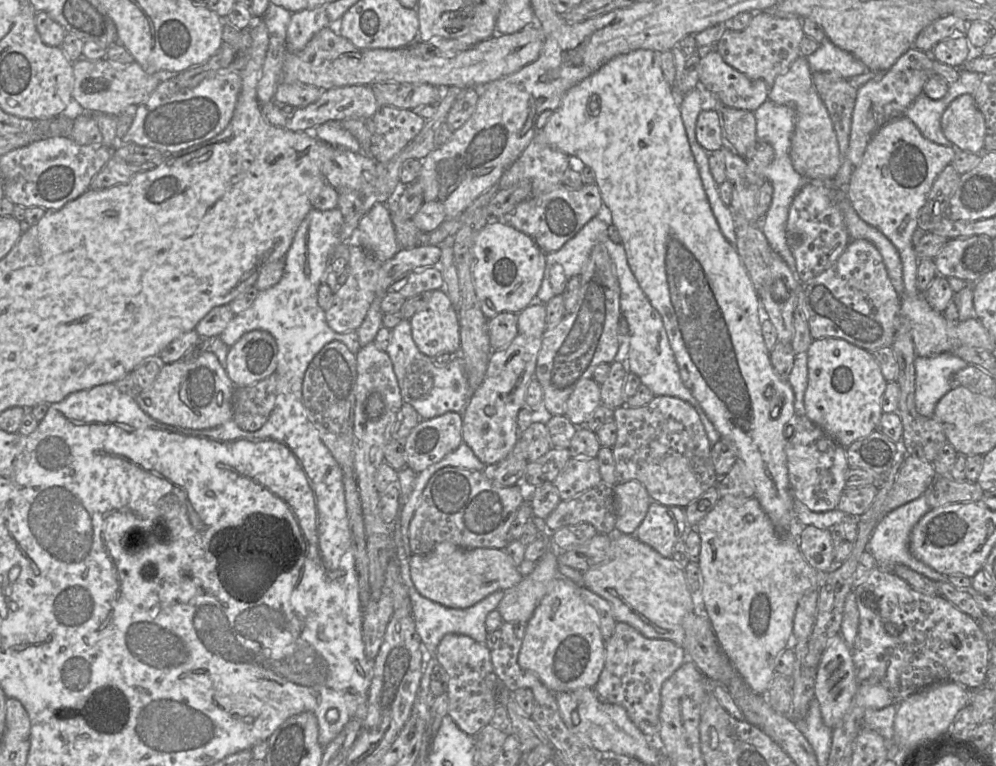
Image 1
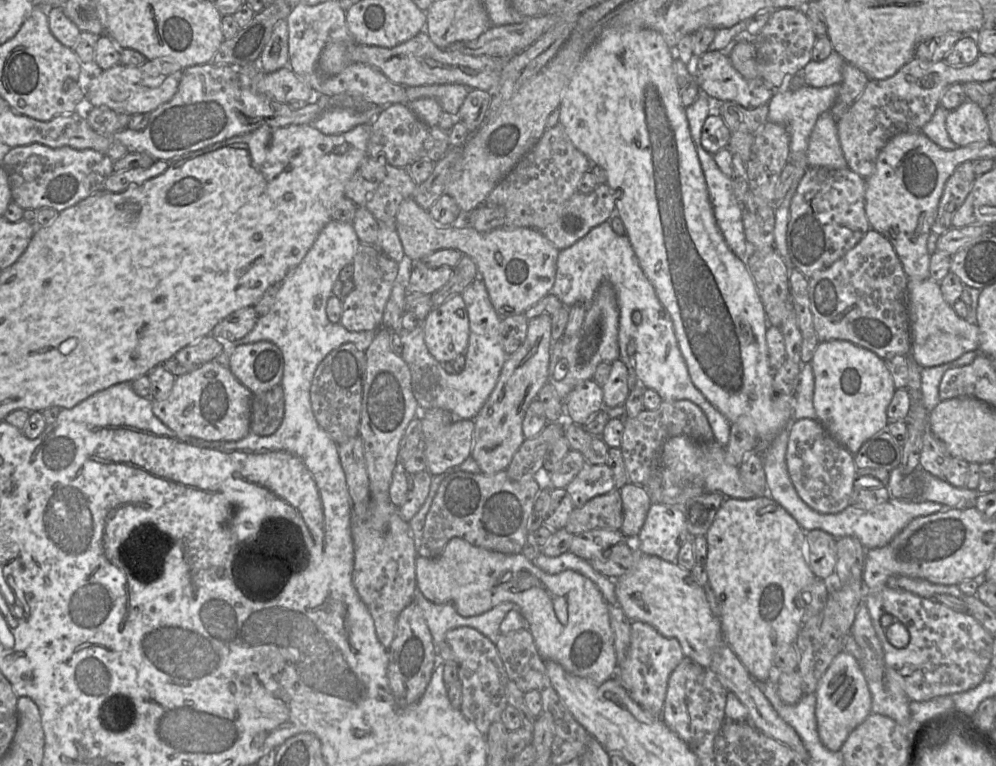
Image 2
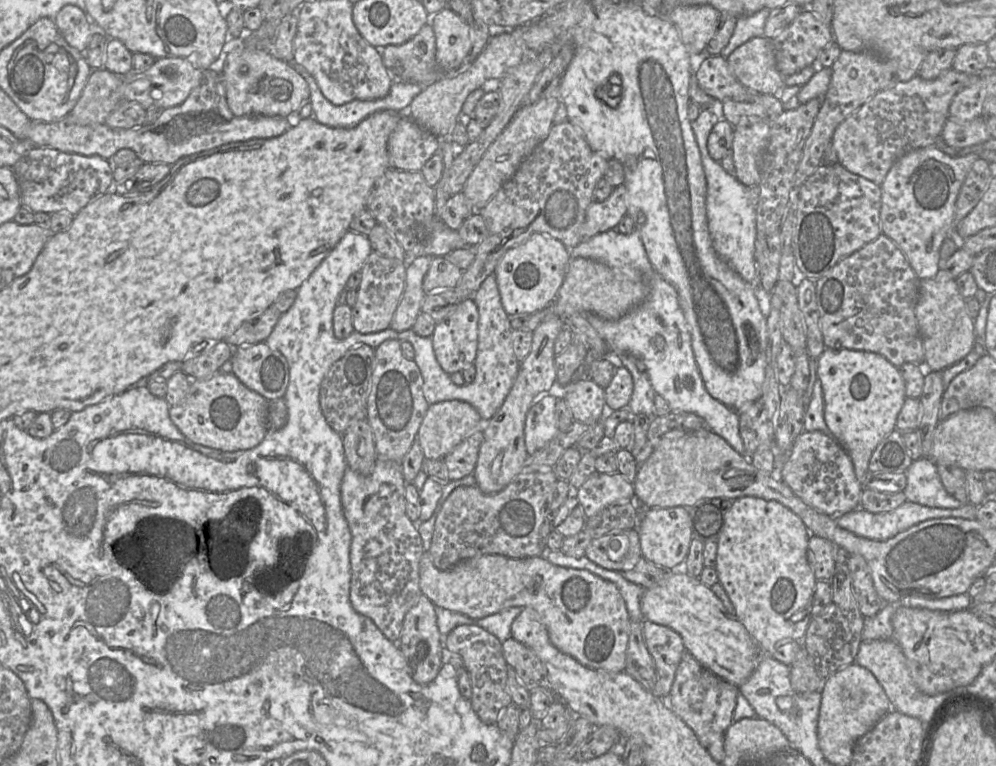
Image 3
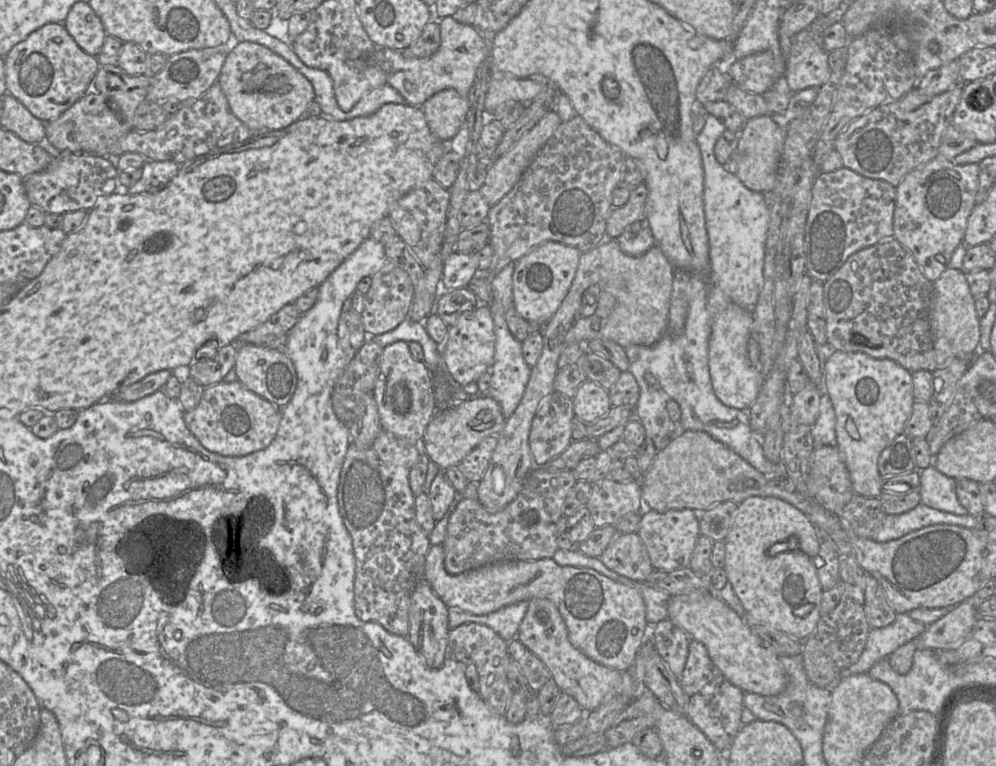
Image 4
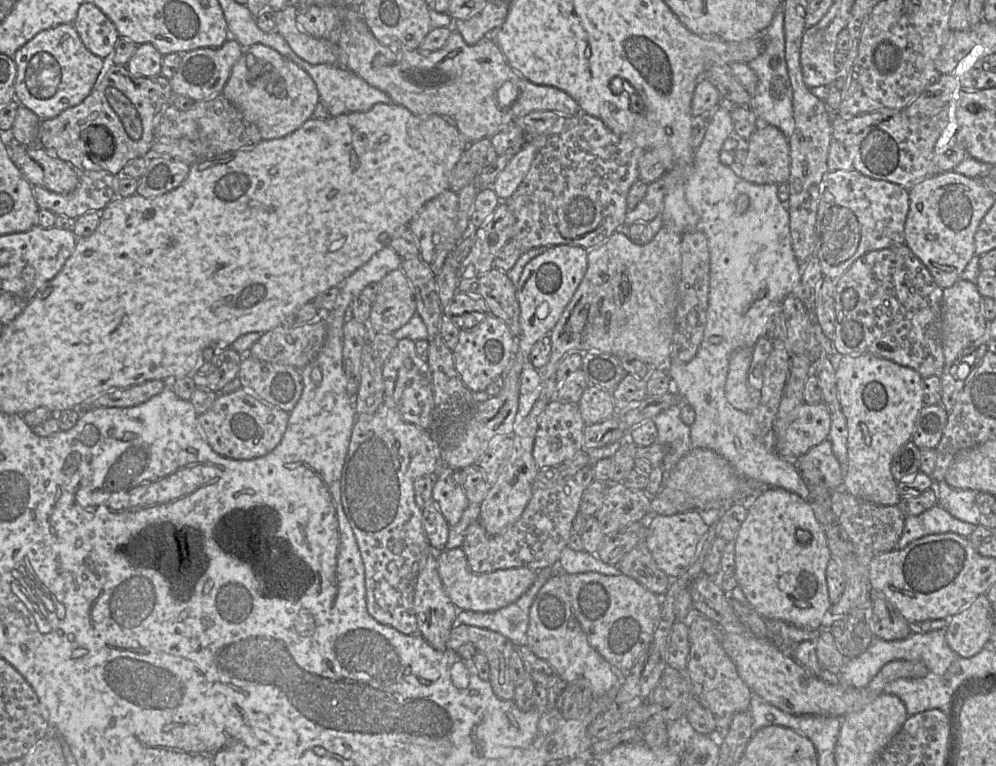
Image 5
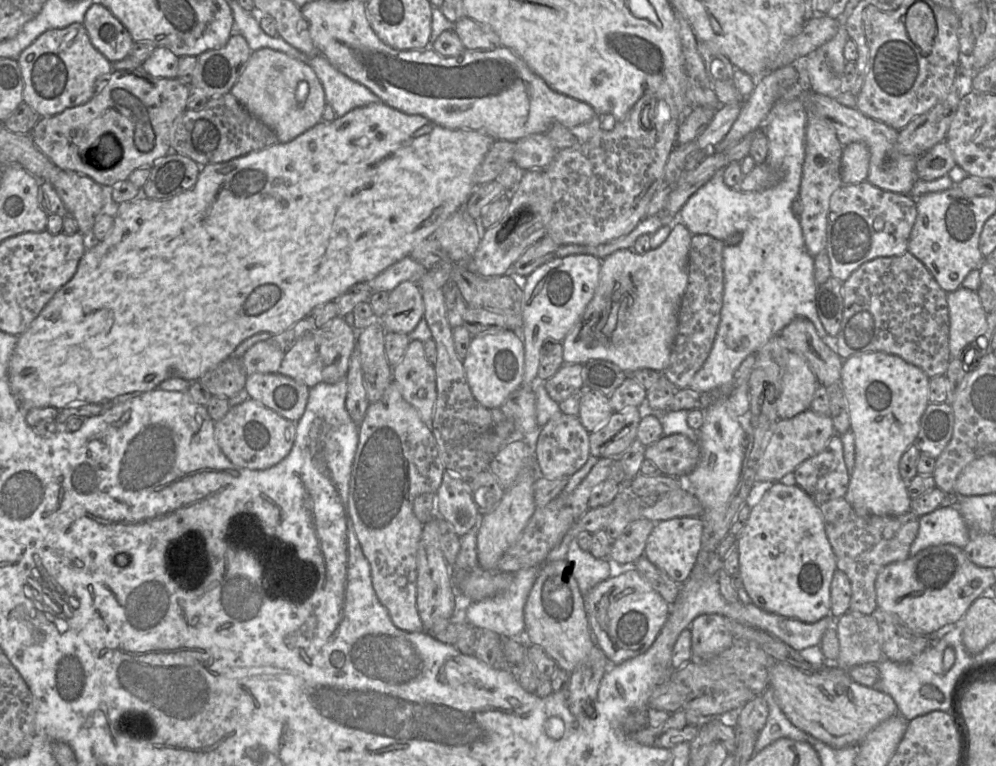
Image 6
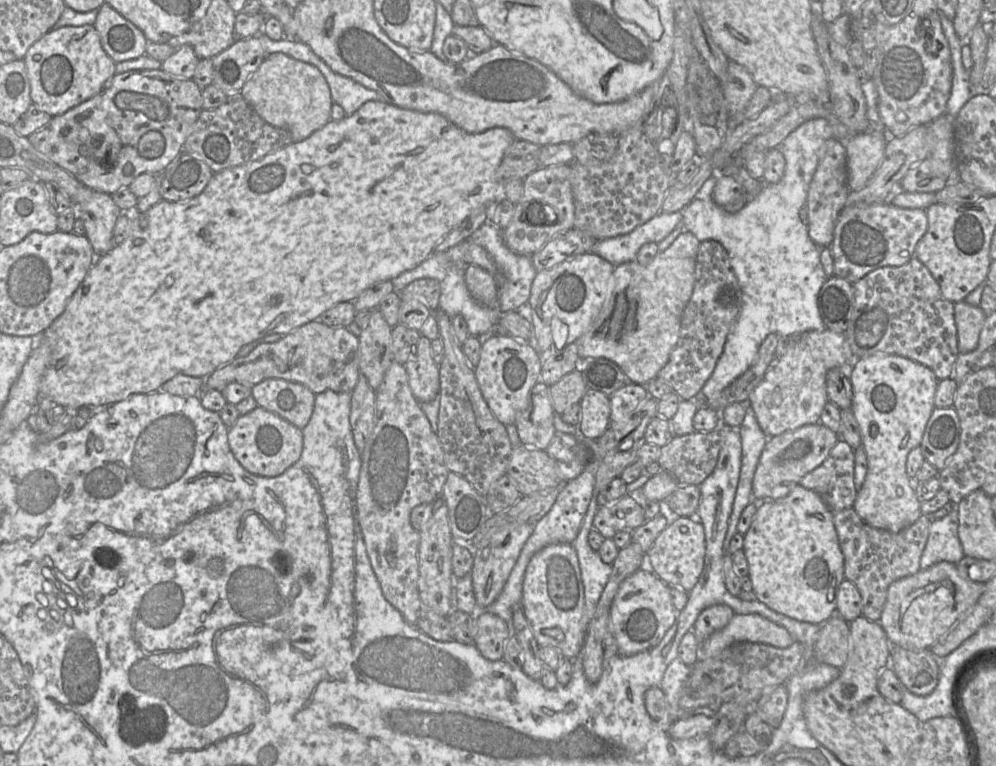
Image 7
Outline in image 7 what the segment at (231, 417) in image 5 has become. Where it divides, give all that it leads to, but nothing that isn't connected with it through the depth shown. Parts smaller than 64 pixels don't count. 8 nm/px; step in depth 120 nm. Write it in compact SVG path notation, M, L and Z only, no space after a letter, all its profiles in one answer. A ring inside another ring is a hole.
M260 406L239 415L236 423L228 428L228 444L238 462L251 474L276 477L294 465L303 450L303 433L280 415Z

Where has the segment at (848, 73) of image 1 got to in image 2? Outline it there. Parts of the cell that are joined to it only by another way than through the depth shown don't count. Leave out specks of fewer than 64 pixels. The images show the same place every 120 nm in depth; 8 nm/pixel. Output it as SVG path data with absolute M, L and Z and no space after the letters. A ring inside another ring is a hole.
M835 50L822 61L811 60L801 72L805 85L820 88L841 83L844 63Z

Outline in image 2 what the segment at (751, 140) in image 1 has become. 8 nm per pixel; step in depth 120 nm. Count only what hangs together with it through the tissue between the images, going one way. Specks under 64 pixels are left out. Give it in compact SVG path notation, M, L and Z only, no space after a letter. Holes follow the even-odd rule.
M724 101L720 108L720 116L733 132L757 133L768 122L768 105L757 108L744 108L743 106Z

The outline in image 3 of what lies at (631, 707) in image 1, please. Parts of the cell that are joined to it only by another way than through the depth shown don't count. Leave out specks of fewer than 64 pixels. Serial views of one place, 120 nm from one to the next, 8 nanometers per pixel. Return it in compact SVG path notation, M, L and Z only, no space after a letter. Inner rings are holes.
M644 620L642 623L643 637L651 655L657 681L652 694L667 700L675 678L677 667L685 651L681 636L669 627Z

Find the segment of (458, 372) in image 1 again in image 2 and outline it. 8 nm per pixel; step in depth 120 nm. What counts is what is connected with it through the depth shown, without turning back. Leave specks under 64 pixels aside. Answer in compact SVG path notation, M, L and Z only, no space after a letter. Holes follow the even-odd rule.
M477 277L461 296L469 318L469 340L464 354L465 367L461 373L447 373L442 364L429 353L424 340L423 321L411 331L402 329L399 335L403 343L401 357L410 369L412 390L420 411L441 408L451 412L456 419L472 420L496 386L508 355L503 349L500 333L502 318L490 301L483 278Z

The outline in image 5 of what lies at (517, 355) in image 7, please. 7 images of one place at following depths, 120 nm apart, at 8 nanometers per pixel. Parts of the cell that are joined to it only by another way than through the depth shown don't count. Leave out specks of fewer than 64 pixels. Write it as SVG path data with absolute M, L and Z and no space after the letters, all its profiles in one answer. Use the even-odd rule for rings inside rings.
M489 314L475 328L460 329L459 340L452 350L454 363L463 383L471 392L485 391L497 377L501 377L518 350L518 339L503 320Z

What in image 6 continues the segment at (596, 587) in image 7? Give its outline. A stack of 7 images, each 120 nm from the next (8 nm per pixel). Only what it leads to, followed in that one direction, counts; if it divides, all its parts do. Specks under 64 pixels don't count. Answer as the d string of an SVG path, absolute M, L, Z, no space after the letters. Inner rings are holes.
M575 538L569 545L565 560L570 565L583 596L616 571L616 565L609 559L596 558L590 552L582 550Z

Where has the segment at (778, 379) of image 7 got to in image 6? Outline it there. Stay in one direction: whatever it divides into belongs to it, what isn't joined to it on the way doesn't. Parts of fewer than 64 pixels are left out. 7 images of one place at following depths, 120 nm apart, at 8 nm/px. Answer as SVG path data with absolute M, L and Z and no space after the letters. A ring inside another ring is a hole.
M789 352L777 401L778 419L789 419L810 409L815 391L820 384L807 361Z

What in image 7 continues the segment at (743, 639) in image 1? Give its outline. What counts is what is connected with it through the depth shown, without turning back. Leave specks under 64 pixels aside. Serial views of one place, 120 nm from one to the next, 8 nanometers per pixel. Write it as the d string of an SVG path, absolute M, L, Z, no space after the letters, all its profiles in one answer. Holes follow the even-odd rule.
M800 483L783 498L754 502L757 510L744 533L742 548L754 594L778 613L823 624L836 609L838 588L845 579L844 556L832 510L816 492Z

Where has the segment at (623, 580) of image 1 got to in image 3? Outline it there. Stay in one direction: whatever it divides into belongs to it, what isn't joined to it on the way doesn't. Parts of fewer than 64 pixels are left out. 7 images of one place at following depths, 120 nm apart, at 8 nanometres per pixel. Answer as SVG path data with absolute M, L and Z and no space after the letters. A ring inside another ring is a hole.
M666 571L661 582L645 589L641 598L645 620L677 632L689 652L702 666L721 679L741 686L768 655L750 636L735 615L730 614L713 591L698 578L679 572Z

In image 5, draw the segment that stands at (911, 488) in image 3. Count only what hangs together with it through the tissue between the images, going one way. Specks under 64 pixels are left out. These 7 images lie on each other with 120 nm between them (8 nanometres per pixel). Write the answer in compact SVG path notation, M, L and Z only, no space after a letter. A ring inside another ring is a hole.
M945 481L934 484L937 504L952 516L975 526L980 525L980 513L976 505L978 491L950 487Z

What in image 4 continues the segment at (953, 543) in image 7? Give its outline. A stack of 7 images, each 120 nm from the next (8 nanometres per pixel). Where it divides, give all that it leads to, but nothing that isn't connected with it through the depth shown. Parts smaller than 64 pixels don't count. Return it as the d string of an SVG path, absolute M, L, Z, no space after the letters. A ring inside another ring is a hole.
M920 503L904 513L888 514L877 534L871 539L887 542L935 524L957 525L973 529L976 523L977 517L970 514L956 515Z

